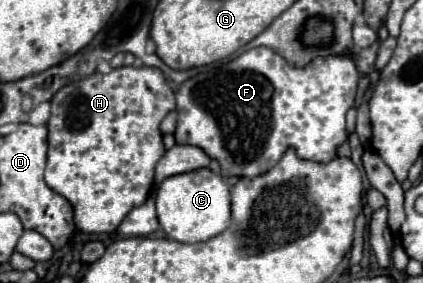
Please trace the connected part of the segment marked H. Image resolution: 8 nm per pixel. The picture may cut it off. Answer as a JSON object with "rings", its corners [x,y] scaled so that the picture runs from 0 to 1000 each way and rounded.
{"rings":[[[293,233],[293,240],[270,240],[260,261],[236,261],[236,254],[222,254],[184,290],[170,290],[151,311],[142,311],[128,346],[118,353],[123,367],[123,410],[113,424],[113,580],[109,580],[109,608],[104,608],[104,629],[109,629],[109,650],[137,678],[142,693],[151,693],[170,728],[175,728],[175,784],[180,799],[203,820],[203,827],[241,827],[241,820],[270,820],[279,806],[279,792],[293,777],[293,763],[322,735],[326,721],[340,721],[350,686],[355,686],[355,664],[364,650],[364,594],[374,580],[374,565],[388,551],[392,523],[383,509],[383,466],[378,466],[378,431],[383,417],[411,389],[411,325],[407,311],[392,297],[388,283],[388,261],[374,247],[374,240],[317,240],[317,233]]]}

